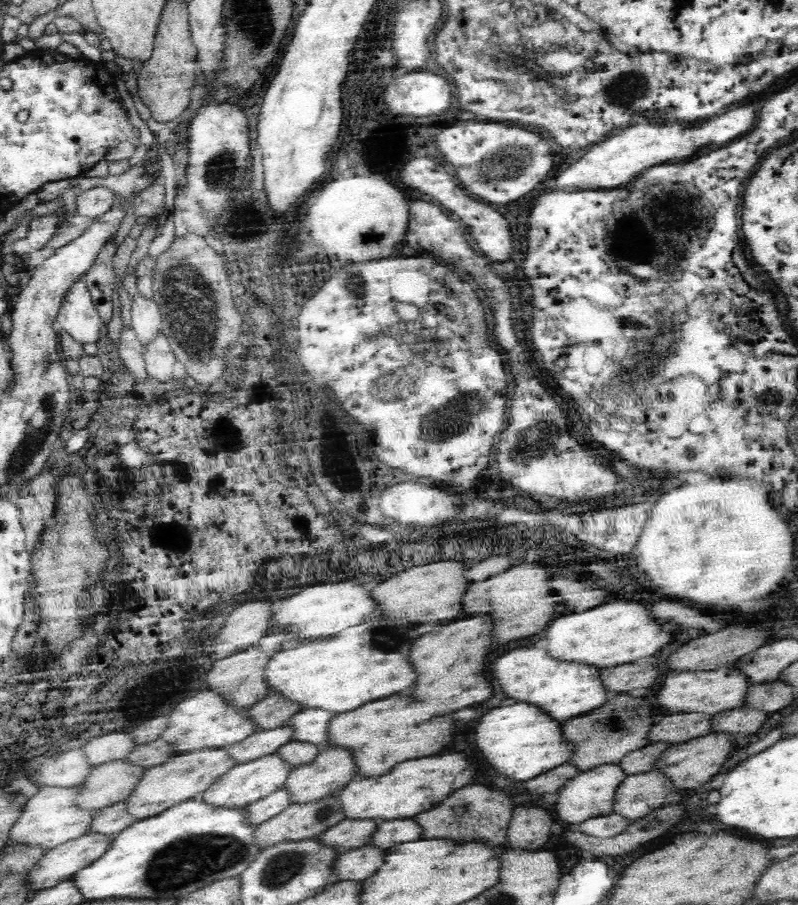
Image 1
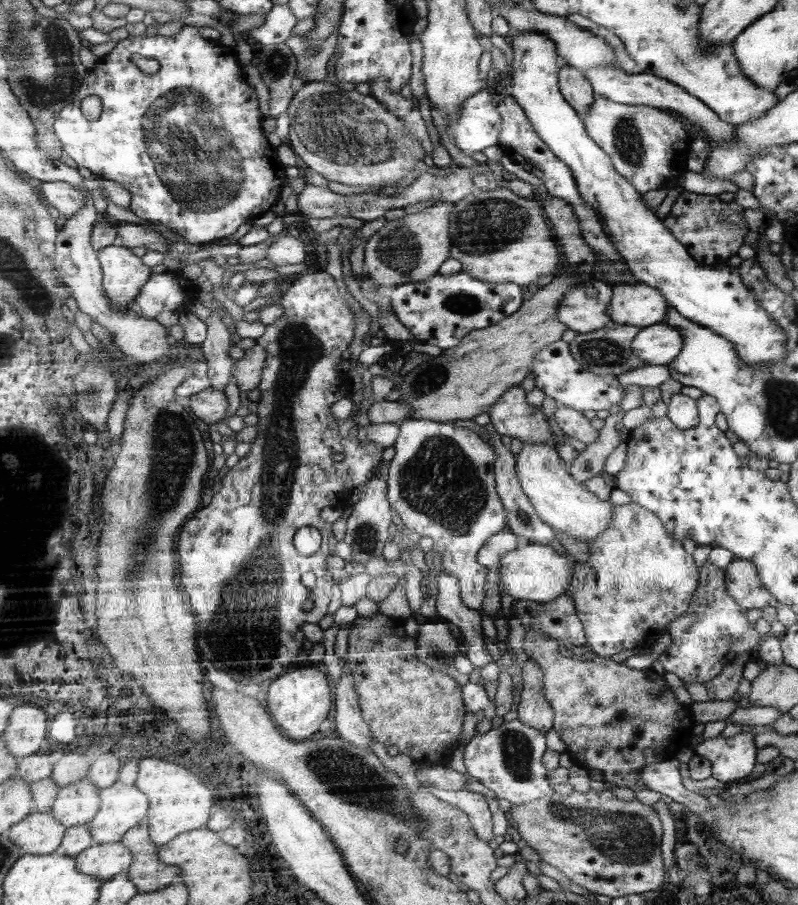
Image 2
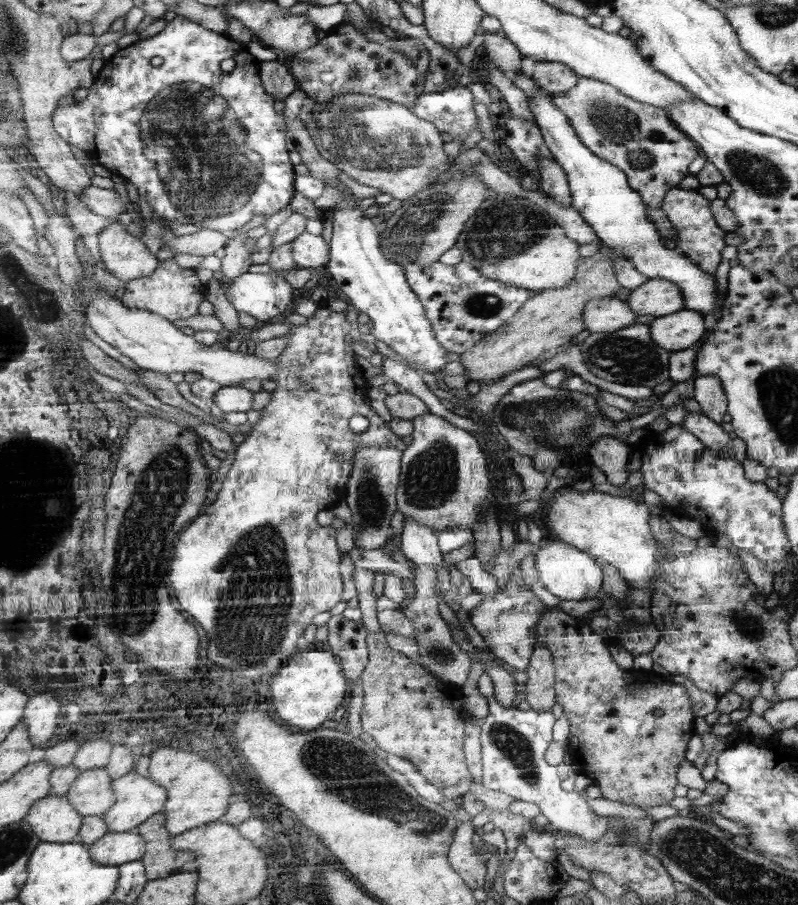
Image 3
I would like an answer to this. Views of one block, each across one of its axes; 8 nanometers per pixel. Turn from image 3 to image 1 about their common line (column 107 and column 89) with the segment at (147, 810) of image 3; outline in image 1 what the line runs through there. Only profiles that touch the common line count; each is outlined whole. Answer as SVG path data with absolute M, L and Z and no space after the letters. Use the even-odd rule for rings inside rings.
M44 786L36 794L30 797L15 823L11 826L8 834L8 844L34 846L42 851L48 851L63 842L74 840L87 832L91 819L94 818L95 812L89 810L80 810L72 804L75 798L76 787L62 788L58 786Z

